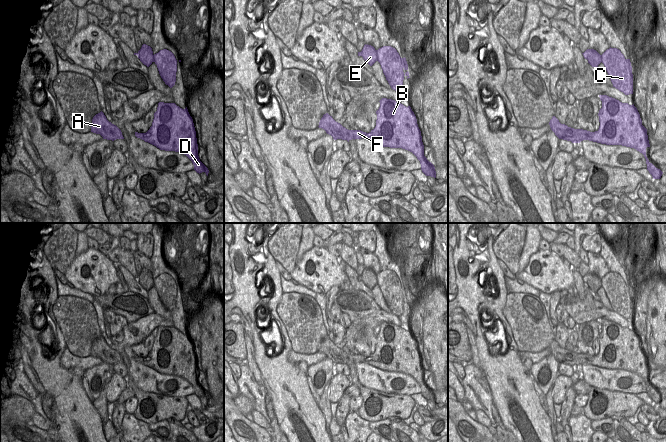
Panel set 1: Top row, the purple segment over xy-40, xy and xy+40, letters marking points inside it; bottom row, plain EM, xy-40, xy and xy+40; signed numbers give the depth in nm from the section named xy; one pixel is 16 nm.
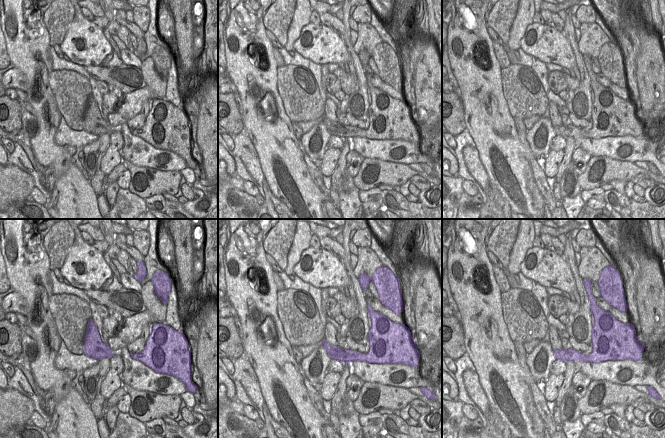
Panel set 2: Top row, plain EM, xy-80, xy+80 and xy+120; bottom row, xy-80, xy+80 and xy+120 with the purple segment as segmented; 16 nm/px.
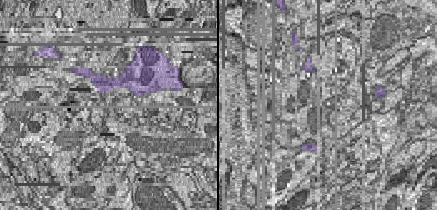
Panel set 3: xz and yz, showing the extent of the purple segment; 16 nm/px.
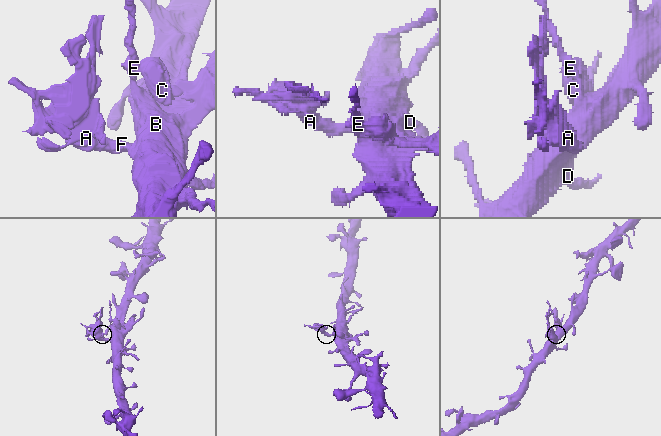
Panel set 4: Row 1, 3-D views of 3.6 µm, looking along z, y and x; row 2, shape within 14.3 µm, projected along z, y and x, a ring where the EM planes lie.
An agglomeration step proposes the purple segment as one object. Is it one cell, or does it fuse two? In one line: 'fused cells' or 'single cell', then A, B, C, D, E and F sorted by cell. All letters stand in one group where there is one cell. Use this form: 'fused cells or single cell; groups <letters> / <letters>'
fused cells; groups A F / B C D E

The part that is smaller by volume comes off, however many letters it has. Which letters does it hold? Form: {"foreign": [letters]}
{"foreign": ["A", "F"]}

